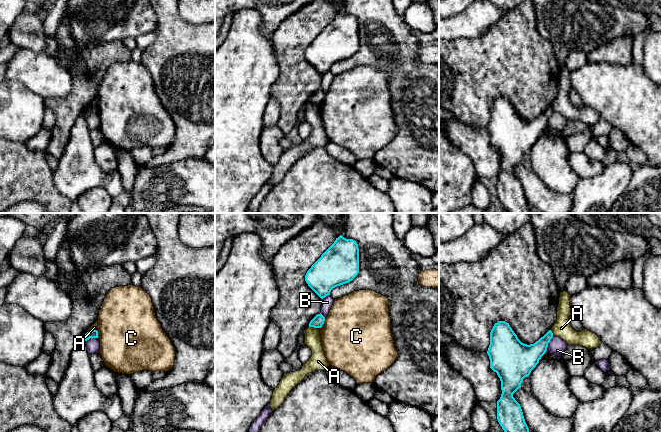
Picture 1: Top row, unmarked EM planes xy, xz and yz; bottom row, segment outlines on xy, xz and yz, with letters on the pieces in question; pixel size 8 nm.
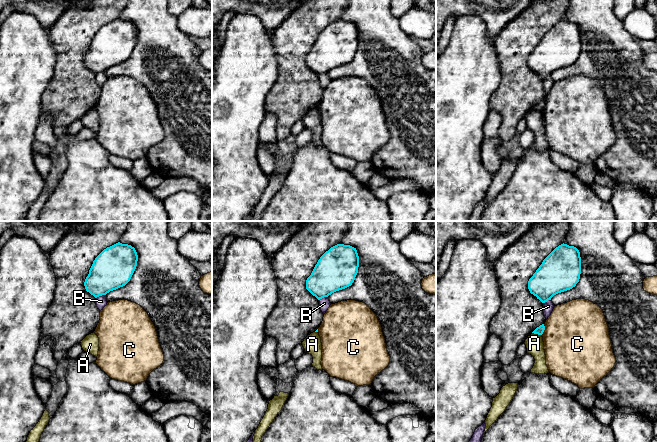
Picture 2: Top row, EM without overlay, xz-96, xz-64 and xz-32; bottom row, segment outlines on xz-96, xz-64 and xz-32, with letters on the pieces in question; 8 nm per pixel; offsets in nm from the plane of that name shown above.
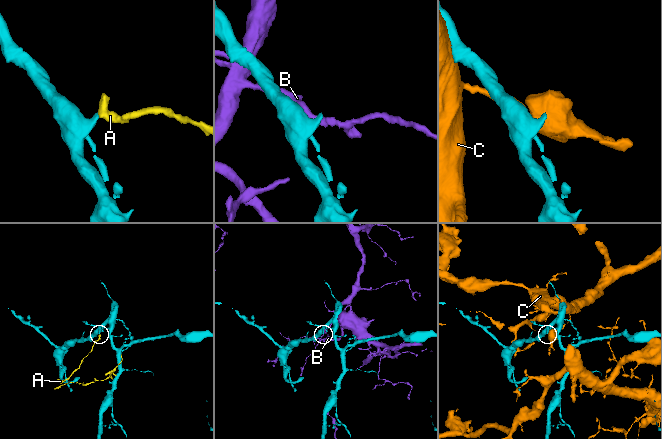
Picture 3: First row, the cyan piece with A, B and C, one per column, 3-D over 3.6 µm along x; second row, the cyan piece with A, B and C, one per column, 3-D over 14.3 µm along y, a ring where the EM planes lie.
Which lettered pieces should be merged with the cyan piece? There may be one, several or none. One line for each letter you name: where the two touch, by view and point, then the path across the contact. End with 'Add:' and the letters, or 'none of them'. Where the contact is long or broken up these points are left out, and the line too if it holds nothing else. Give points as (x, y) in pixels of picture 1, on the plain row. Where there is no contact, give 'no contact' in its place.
Add: none of them

